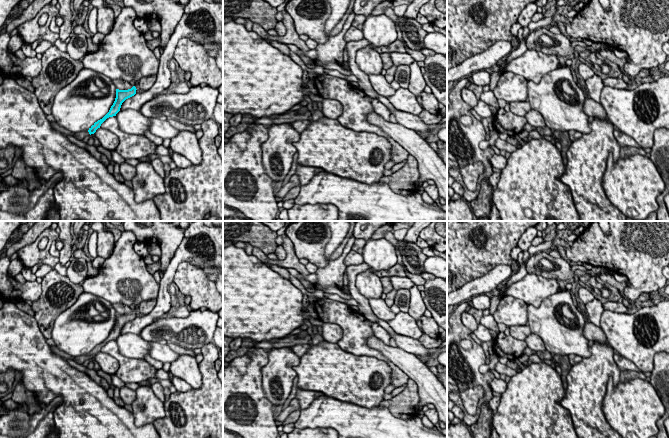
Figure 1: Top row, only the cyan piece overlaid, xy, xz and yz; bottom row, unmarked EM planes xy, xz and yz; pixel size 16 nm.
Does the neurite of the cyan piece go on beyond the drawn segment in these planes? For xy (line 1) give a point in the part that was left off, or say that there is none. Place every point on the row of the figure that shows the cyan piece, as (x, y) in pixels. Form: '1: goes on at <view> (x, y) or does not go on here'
1: goes on at xy (80, 135)

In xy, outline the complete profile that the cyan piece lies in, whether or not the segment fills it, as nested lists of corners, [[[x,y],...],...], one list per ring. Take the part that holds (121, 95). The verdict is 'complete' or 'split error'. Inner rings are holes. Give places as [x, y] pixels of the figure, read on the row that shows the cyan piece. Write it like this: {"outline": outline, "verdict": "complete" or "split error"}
{"outline": [[[133,86],[131,89],[128,89],[128,90],[116,89],[116,98],[115,98],[115,101],[114,101],[113,105],[111,106],[109,112],[102,119],[95,122],[87,131],[82,131],[82,132],[75,133],[74,137],[76,139],[82,141],[86,136],[94,134],[96,132],[96,130],[98,128],[100,128],[101,124],[107,118],[116,116],[116,114],[120,111],[122,103],[126,99],[134,96],[136,94],[136,90],[137,89],[136,89],[135,86]]], "verdict": "split error"}

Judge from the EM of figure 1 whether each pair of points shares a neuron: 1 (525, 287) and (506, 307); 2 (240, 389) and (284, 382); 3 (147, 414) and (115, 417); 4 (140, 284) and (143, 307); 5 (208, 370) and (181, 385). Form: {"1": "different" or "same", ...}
{"1": "different", "2": "different", "3": "different", "4": "different", "5": "different"}

